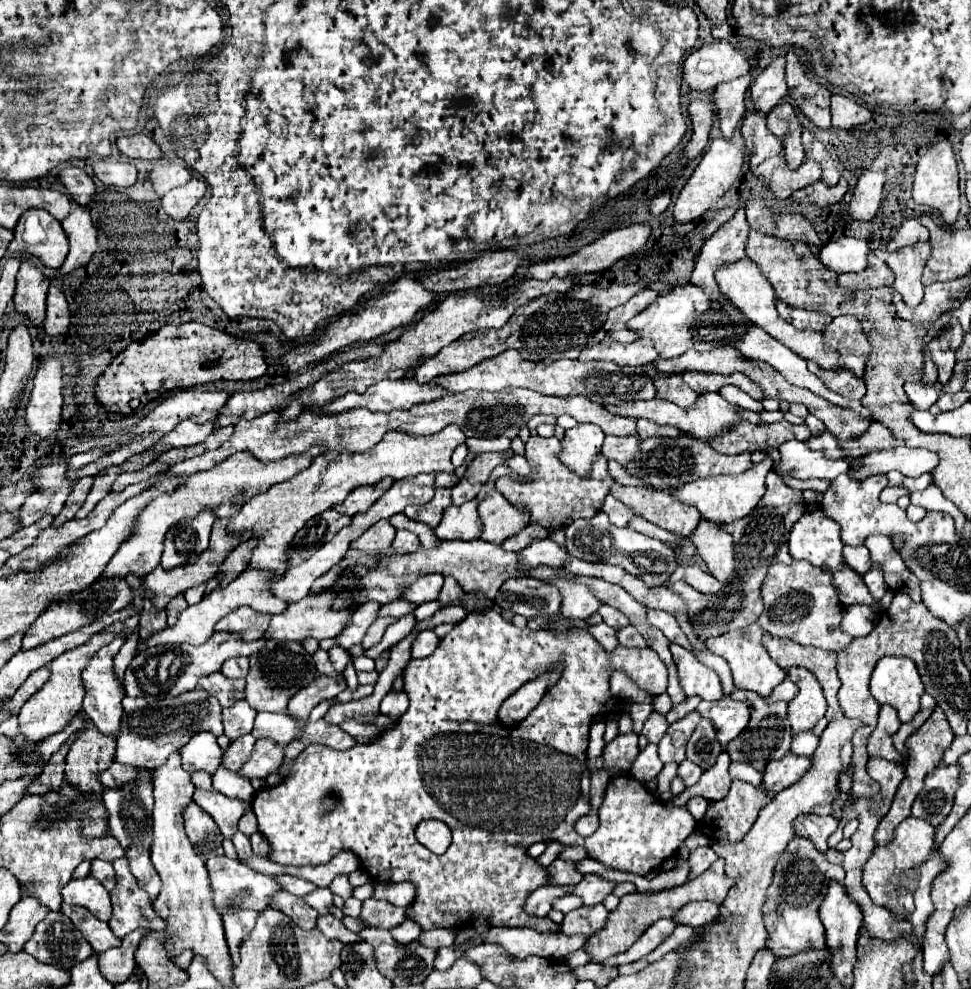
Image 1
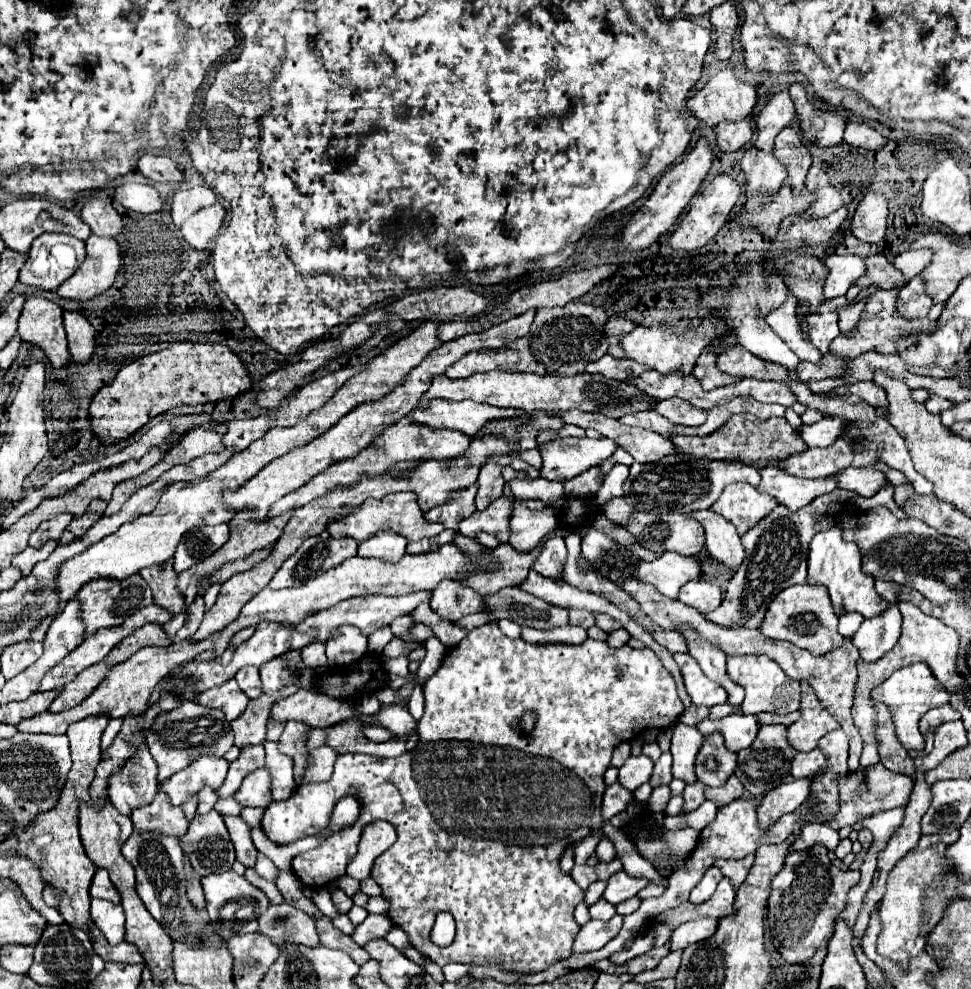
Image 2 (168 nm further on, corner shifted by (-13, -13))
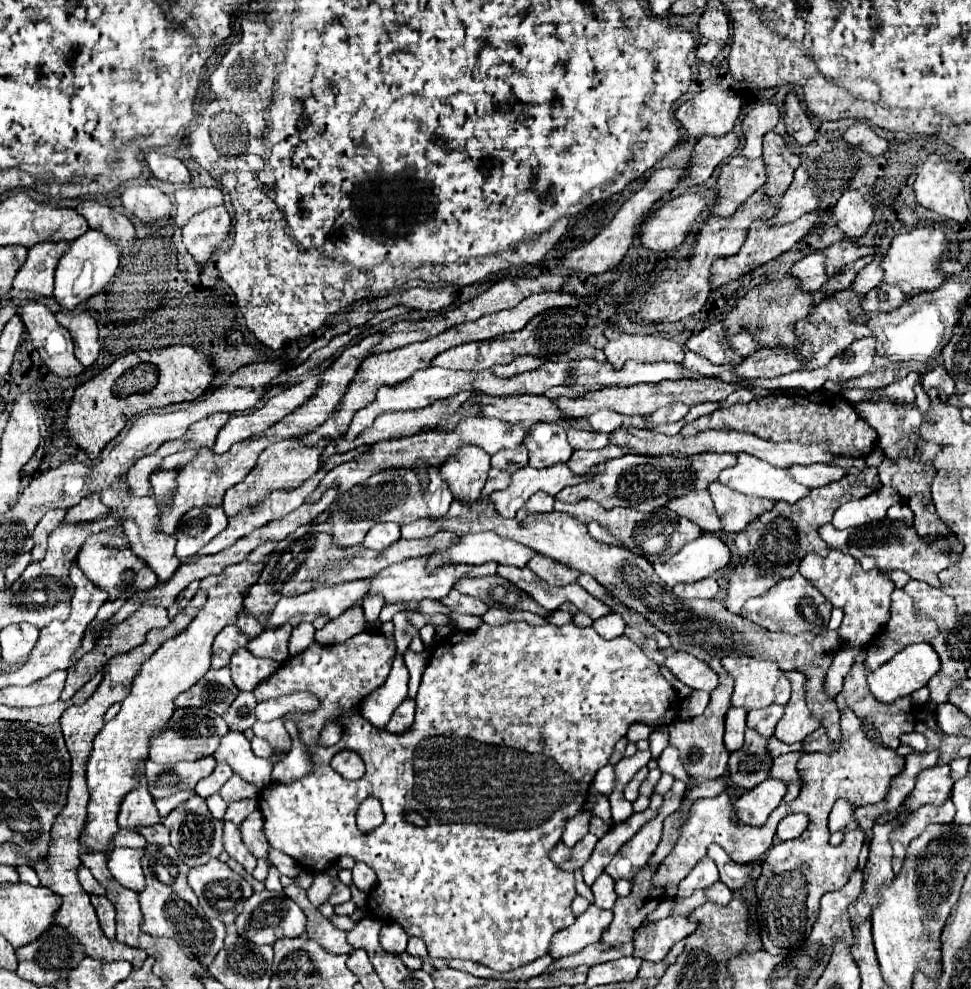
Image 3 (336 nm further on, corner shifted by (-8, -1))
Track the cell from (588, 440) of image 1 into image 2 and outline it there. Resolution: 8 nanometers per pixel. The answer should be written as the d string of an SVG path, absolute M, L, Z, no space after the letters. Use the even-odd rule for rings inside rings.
M555 438L539 446L543 466L539 476L545 480L565 482L591 466L607 460L615 452L617 444L609 438Z

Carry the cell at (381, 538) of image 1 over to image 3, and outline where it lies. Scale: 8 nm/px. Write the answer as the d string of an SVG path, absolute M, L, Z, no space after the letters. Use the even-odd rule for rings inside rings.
M378 522L364 538L364 546L372 550L384 550L400 540L400 526L392 522Z

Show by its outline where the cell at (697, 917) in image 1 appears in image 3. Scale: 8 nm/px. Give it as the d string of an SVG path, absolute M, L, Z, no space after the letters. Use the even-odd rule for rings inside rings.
M668 916L664 920L642 924L634 934L634 956L660 962L668 950L698 928L688 916Z

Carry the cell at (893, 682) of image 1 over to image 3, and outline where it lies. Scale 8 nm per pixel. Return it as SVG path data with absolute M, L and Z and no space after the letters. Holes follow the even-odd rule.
M926 642L920 644L910 644L908 648L904 648L904 652L898 652L892 660L888 660L888 664L880 666L876 672L868 674L868 686L872 690L872 694L876 696L876 700L884 702L884 704L894 704L898 698L910 696L914 690L924 688L930 678L934 674L940 672L940 658L934 652L934 648Z

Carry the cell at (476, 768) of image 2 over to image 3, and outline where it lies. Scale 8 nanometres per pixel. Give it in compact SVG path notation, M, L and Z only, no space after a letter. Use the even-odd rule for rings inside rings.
M508 622L502 626L490 626L490 624L480 624L476 630L472 632L452 632L450 636L444 636L448 642L448 646L440 648L440 654L434 654L430 664L424 670L421 683L418 690L416 702L416 720L412 724L412 728L400 736L390 734L386 730L378 730L373 727L368 721L360 716L359 705L360 700L364 696L368 696L368 692L376 690L382 682L384 682L384 674L388 674L388 654L390 654L390 646L392 640L384 638L378 632L362 632L356 634L352 638L348 638L346 642L340 644L312 644L312 648L308 648L308 652L302 652L300 656L290 658L286 664L282 664L280 672L276 672L276 676L270 676L268 680L264 680L264 684L258 684L254 690L254 696L258 700L268 700L272 696L280 696L280 694L288 694L300 688L308 688L308 692L316 692L316 696L320 696L320 708L308 716L284 716L286 720L294 720L298 728L300 739L304 742L308 752L312 754L312 776L306 776L304 780L292 782L292 784L270 784L262 790L260 794L260 812L264 816L264 834L268 838L268 844L284 854L288 854L290 858L294 858L306 872L316 874L316 870L326 870L330 866L330 856L352 856L354 860L362 860L366 862L378 876L378 884L376 888L368 894L366 900L366 910L370 916L376 916L378 920L394 920L398 922L408 936L418 936L426 942L428 946L428 956L430 958L460 958L460 960L472 960L478 964L484 964L492 970L498 972L508 972L508 970L516 970L524 964L534 962L540 956L546 956L550 952L550 944L552 944L552 936L556 932L560 932L562 928L570 926L574 922L574 914L570 908L570 902L576 896L576 888L574 888L574 874L560 870L552 860L550 860L550 852L552 848L556 848L566 822L578 814L578 810L584 810L586 800L588 800L588 792L590 792L590 782L594 782L596 772L608 764L610 754L614 750L614 744L626 736L628 728L636 722L648 724L650 728L658 728L658 726L668 726L676 720L676 714L668 714L668 710L676 704L678 696L672 688L672 684L658 672L658 664L654 660L650 660L638 644L634 644L628 636L618 636L614 640L604 640L594 628L580 628L576 624L564 624L564 626L554 626L554 624L546 624L546 626L530 626L526 622ZM336 714L342 714L342 724L344 724L344 734L340 738L340 742L336 746L320 746L318 736L320 730L324 727L326 720L334 720ZM430 736L444 736L444 738L454 738L456 744L448 744L448 748L442 748L442 752L432 752L428 758L428 764L412 764L414 758L414 750L416 746ZM342 750L354 750L360 754L360 758L366 764L366 774L360 780L346 780L342 778L338 772L334 772L330 768L330 760L332 756L336 756L336 752ZM366 796L374 796L382 802L386 820L382 826L378 826L376 830L372 830L368 836L362 834L356 826L354 820L354 812L356 808L366 800ZM408 810L418 812L420 816L426 818L426 826L416 826L412 822L406 820Z

